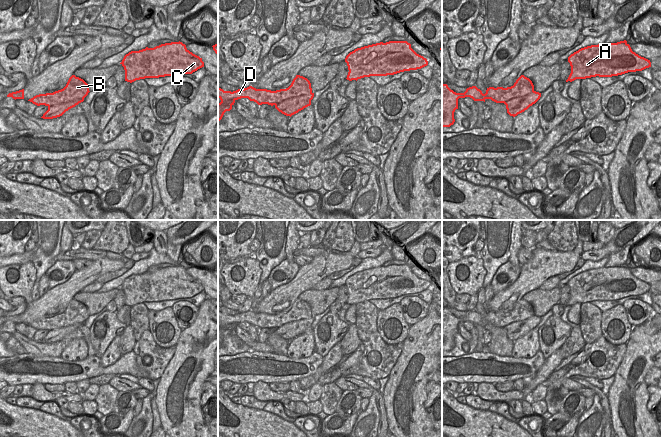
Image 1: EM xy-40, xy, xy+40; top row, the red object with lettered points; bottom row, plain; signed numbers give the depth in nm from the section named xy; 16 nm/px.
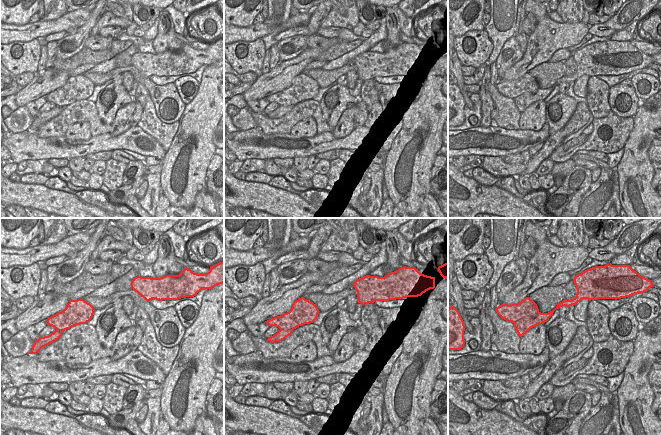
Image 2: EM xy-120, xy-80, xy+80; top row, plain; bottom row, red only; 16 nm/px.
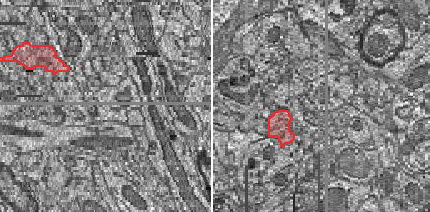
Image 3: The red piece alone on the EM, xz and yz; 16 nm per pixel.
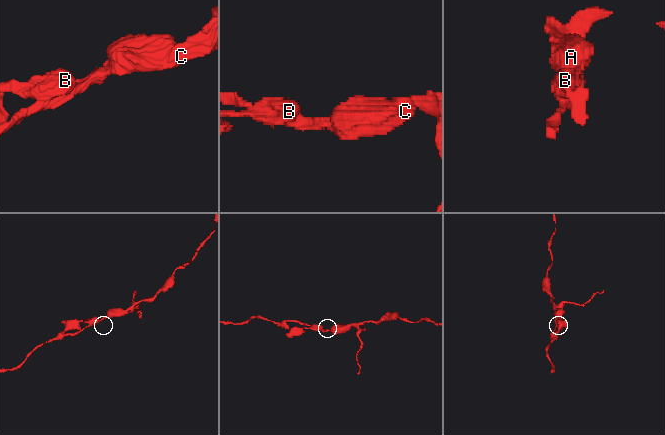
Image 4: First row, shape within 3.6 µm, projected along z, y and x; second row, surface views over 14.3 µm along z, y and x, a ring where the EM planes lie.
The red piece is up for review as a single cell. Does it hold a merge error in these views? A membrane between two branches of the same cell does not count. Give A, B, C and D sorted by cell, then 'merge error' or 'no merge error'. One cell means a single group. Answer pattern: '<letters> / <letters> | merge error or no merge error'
A B C D | no merge error

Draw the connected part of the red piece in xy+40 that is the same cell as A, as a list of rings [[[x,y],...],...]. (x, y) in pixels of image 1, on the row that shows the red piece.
[[[626,40],[579,49],[568,57],[571,73],[566,82],[591,77],[612,77],[651,67],[650,60],[632,51]]]

